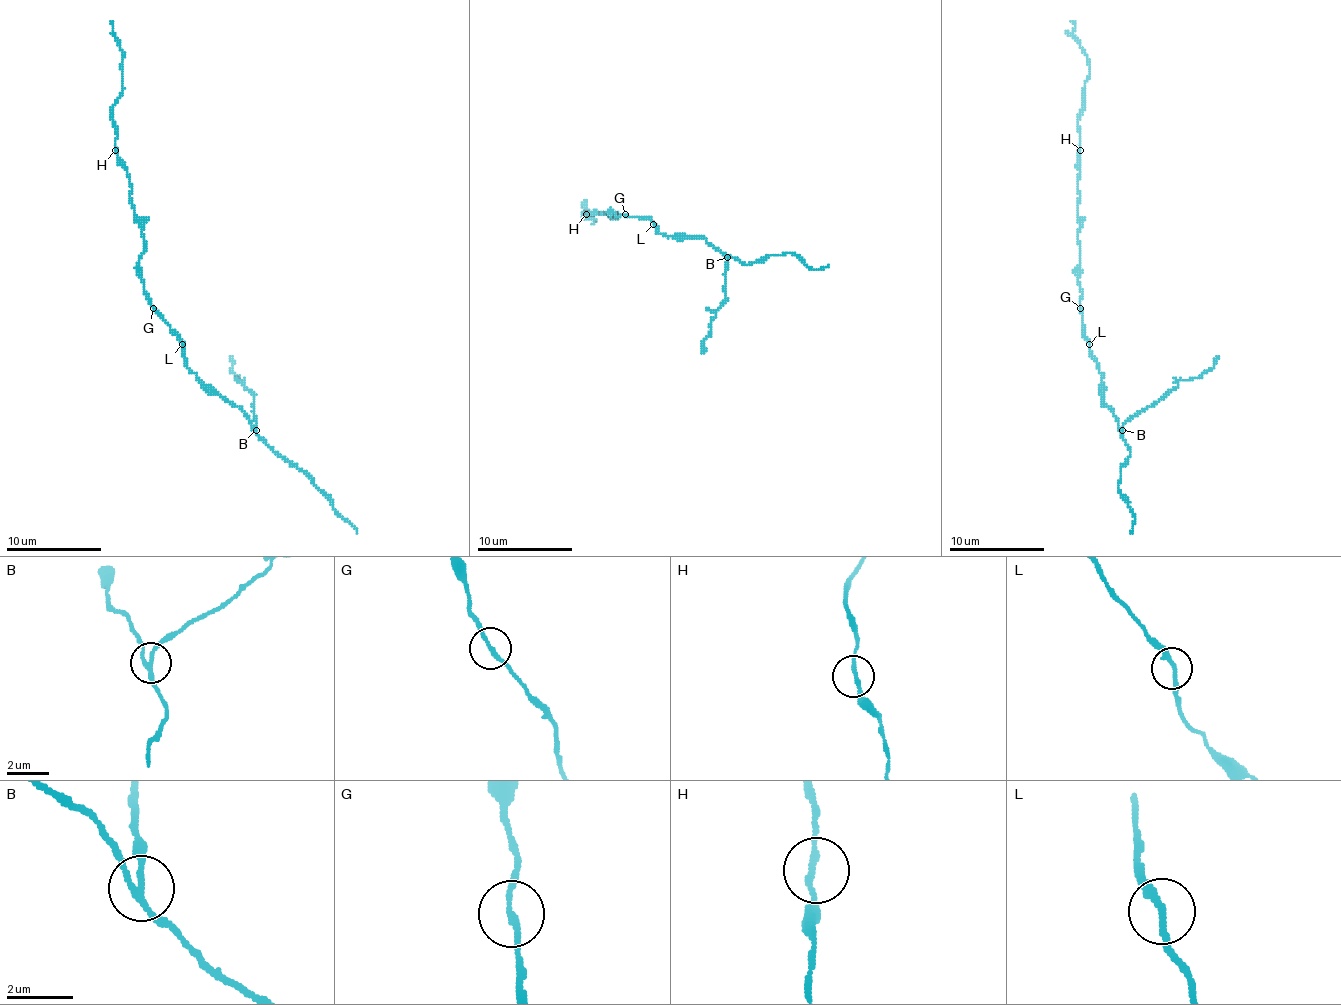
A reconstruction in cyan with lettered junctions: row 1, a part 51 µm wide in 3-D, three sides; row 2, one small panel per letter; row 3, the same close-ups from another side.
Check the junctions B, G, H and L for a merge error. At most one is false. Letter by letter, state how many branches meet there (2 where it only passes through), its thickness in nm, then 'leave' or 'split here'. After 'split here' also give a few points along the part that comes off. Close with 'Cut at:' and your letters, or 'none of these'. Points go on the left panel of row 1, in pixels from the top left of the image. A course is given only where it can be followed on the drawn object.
B: 3 | 170 nm | split here | (256, 430), (254, 394), (232, 370), (230, 356)
G: 2 | 170 nm | leave
H: 2 | 170 nm | leave
L: 2 | 200 nm | leave
Cut at: B

